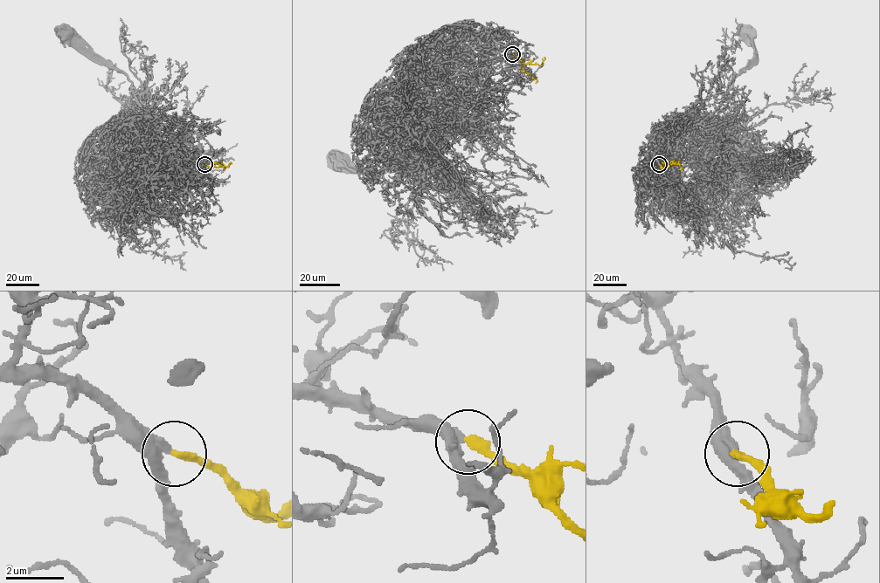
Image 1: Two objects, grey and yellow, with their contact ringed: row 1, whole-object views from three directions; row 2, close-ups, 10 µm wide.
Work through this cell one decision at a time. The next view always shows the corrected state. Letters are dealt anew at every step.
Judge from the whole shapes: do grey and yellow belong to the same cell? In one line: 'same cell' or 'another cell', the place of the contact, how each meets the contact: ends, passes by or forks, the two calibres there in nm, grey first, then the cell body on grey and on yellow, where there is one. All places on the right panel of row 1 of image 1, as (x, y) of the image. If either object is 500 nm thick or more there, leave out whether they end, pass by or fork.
same cell; place (659, 164); grey passes by; yellow ends; calibres 360 and 280 nm; soma grey (746, 33); soma yellow none

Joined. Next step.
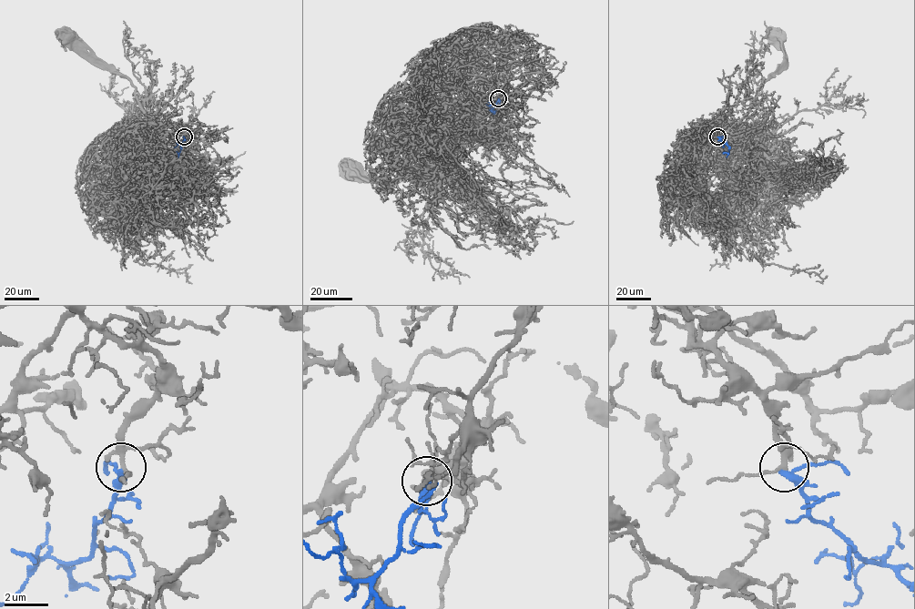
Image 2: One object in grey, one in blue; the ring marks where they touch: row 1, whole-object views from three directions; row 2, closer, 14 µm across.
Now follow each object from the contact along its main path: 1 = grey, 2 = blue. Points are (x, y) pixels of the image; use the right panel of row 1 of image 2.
1: (717, 137), (706, 124), (720, 126), (740, 119), (750, 108), (758, 87), (784, 62), (783, 41), (775, 35)
2: (717, 137), (728, 147), (728, 154), (722, 152)

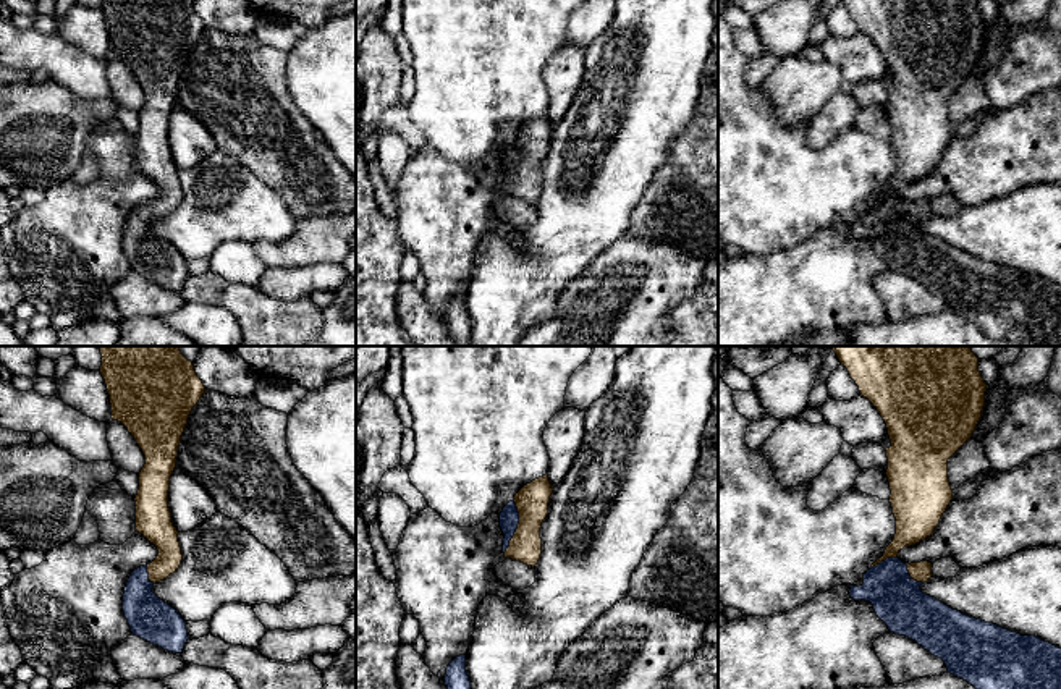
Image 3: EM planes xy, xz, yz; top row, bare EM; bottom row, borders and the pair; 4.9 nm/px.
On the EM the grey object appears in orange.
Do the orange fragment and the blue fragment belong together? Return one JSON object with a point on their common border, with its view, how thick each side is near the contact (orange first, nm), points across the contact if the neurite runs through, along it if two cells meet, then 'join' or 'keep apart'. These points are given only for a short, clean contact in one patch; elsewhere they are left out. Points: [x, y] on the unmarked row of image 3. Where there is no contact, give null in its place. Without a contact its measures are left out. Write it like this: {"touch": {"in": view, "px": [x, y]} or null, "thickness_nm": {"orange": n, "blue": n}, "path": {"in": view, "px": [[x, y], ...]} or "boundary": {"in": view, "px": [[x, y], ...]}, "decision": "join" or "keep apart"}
{"touch": {"in": "xz", "px": [518, 164]}, "thickness_nm": {"orange": 160, "blue": 100}, "path": {"in": "xz", "px": [[532, 138], [518, 164], [508, 156]]}, "decision": "join"}

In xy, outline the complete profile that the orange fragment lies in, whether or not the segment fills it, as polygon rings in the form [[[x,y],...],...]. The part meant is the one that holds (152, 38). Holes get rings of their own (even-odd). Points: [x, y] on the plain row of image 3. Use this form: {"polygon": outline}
{"polygon": [[[102,0],[100,11],[110,32],[112,57],[128,66],[146,94],[134,136],[136,168],[159,188],[150,202],[131,210],[123,231],[123,251],[134,273],[163,288],[181,291],[189,277],[186,259],[173,244],[160,238],[152,225],[173,212],[183,197],[180,170],[171,160],[168,146],[170,115],[176,105],[178,84],[188,55],[205,31],[205,24],[192,0]]]}

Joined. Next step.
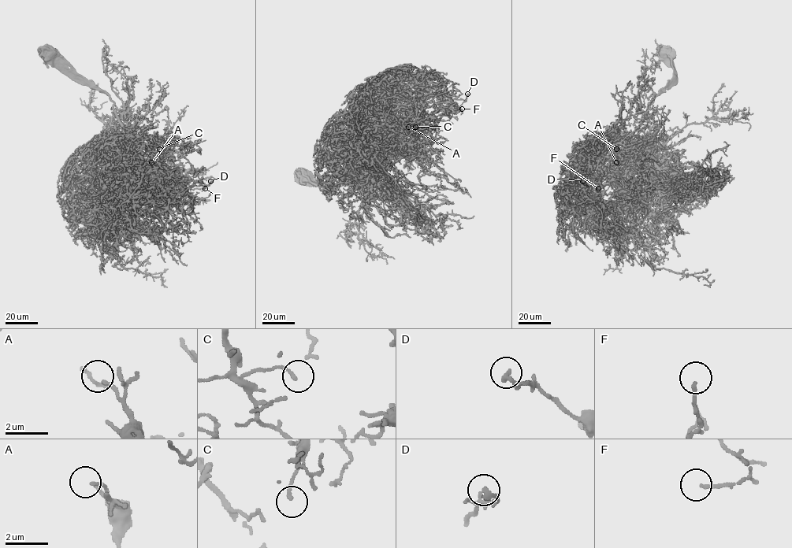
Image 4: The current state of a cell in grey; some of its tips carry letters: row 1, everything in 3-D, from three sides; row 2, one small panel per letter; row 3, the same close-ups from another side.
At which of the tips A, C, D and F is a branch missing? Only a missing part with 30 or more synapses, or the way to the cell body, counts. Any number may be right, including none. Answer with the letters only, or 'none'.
none

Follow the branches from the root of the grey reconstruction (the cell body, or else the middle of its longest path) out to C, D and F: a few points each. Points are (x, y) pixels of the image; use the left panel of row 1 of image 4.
C: (50, 52), (57, 53), (78, 74), (109, 96), (118, 123), (132, 138), (156, 135), (162, 140), (159, 149)
D: (50, 52), (109, 96), (118, 123), (135, 139), (136, 161), (191, 186), (210, 181)
F: (50, 52), (109, 96), (118, 123), (135, 139), (136, 161), (205, 188)

